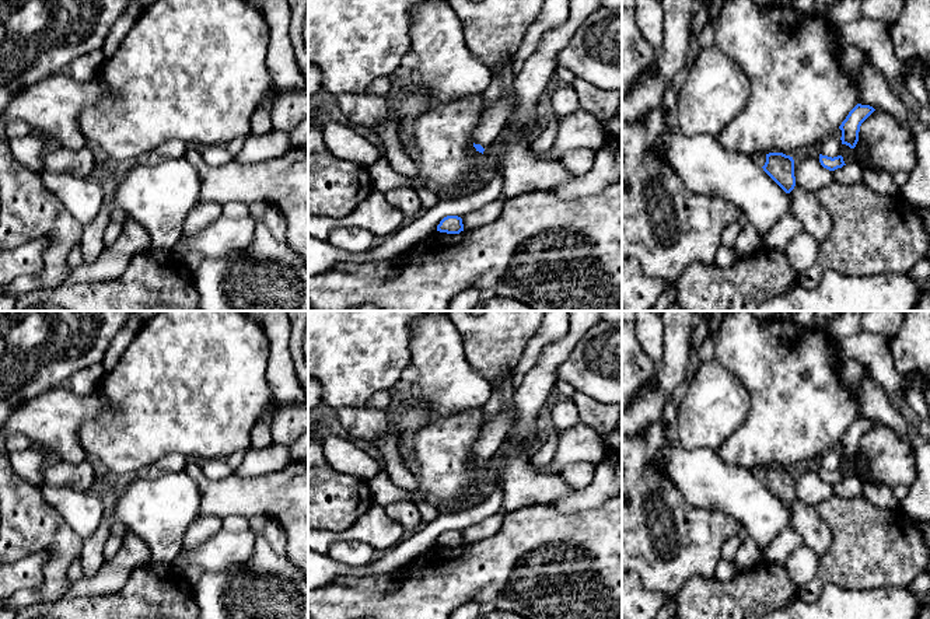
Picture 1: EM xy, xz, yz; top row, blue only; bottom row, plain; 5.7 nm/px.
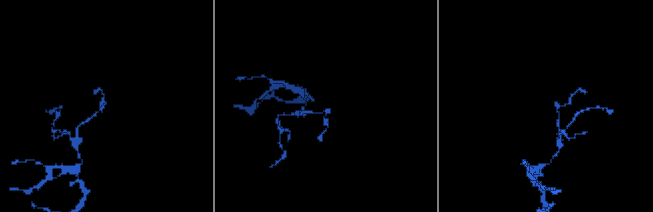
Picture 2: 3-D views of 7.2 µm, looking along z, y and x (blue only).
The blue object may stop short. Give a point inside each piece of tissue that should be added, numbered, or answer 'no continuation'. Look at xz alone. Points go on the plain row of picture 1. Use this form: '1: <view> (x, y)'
1: xz (497, 413)

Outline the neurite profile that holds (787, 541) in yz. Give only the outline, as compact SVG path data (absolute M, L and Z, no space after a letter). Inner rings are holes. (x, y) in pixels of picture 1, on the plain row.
M787 527L772 541L763 553L763 559L772 564L784 566L789 556L803 543L801 535Z

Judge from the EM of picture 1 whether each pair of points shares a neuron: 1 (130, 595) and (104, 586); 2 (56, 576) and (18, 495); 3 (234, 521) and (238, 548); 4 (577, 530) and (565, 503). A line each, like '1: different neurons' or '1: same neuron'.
1: different neurons
2: same neuron
3: different neurons
4: different neurons

